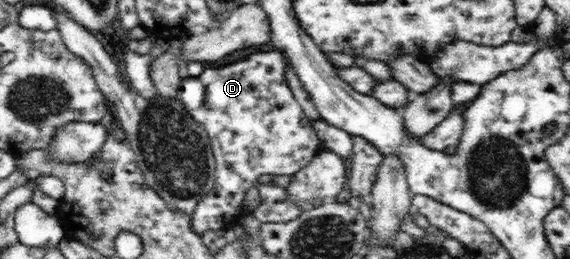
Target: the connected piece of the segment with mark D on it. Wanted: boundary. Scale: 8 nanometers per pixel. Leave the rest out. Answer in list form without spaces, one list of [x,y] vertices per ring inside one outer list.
[[[273,49],[253,53],[247,60],[233,62],[223,68],[207,68],[199,76],[182,79],[177,99],[183,103],[185,110],[193,115],[195,121],[205,125],[216,162],[213,190],[203,195],[190,216],[194,233],[202,236],[209,230],[217,231],[219,226],[223,226],[224,221],[240,216],[245,208],[243,198],[249,188],[257,186],[256,180],[261,174],[293,174],[301,170],[312,158],[320,140],[312,125],[313,120],[304,113],[303,107],[287,85],[287,63],[285,56]]]

